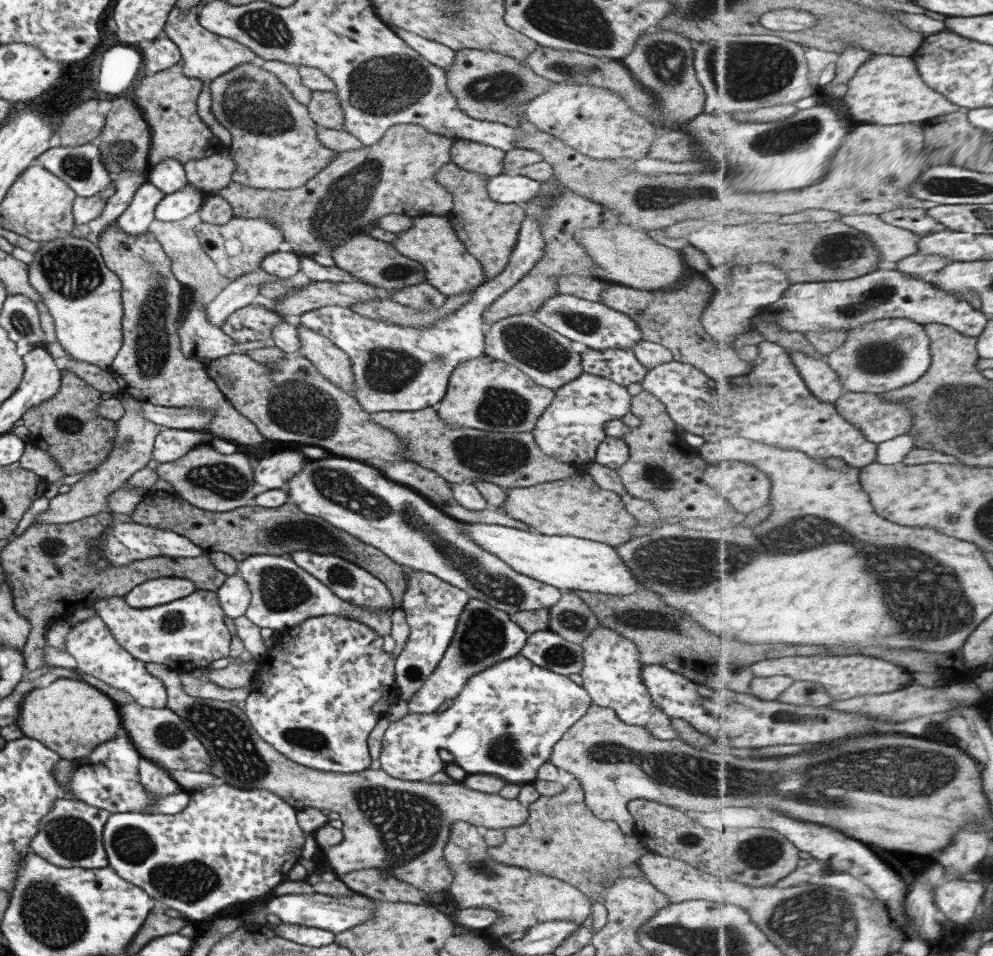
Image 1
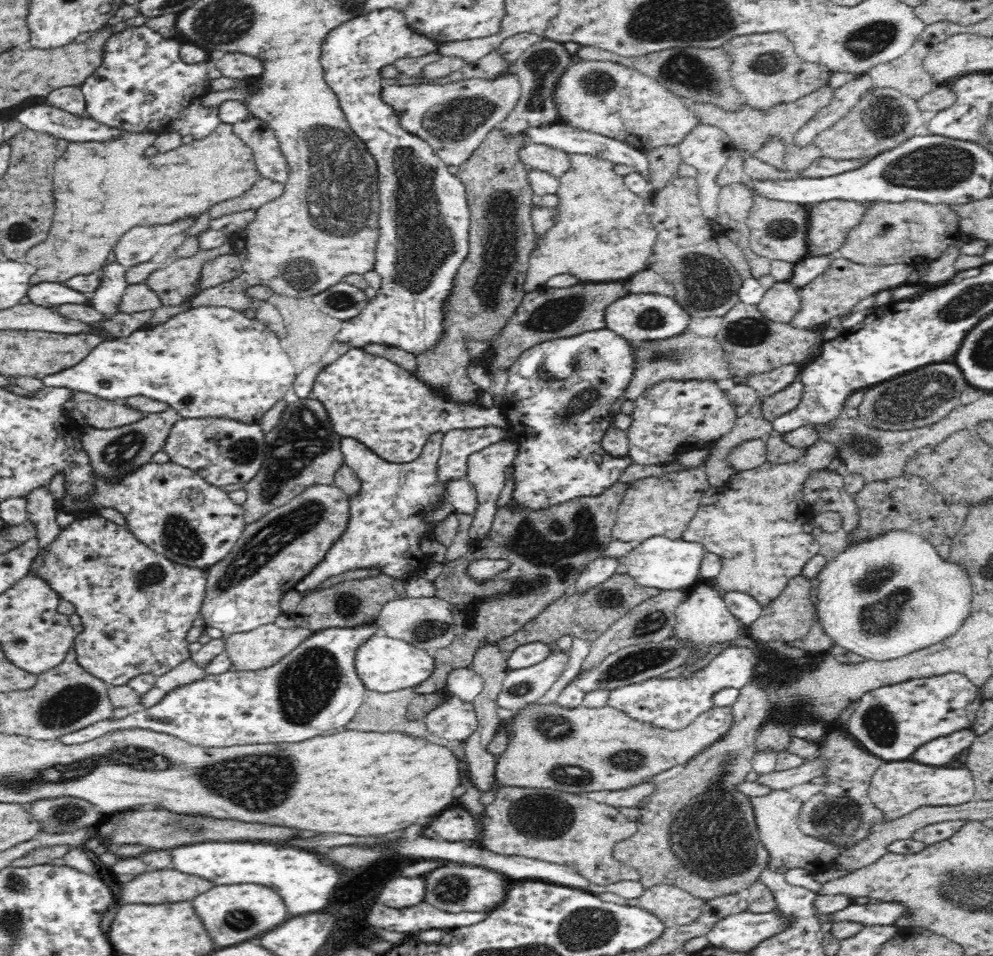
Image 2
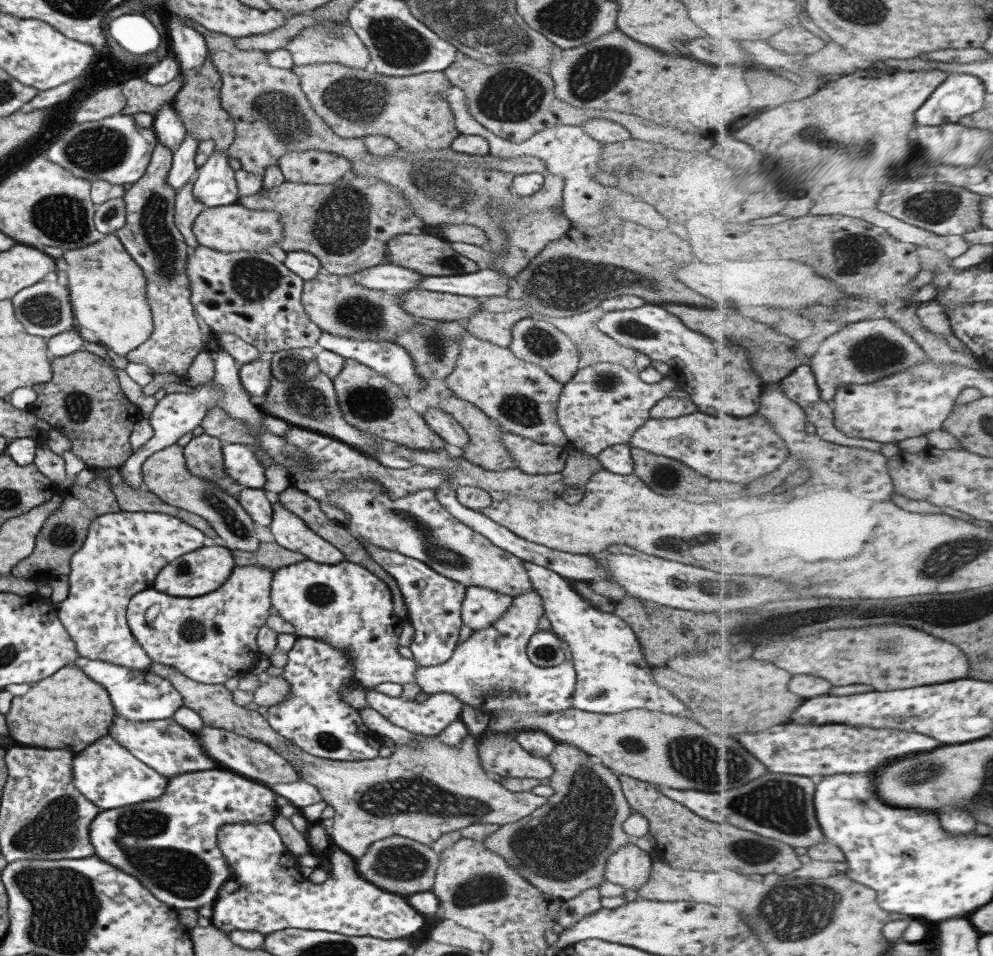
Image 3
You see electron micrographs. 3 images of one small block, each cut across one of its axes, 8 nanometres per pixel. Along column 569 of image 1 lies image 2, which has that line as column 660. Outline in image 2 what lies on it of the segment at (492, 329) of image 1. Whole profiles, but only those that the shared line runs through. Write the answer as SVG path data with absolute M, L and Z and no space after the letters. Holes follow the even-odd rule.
M688 328L684 335L672 339L644 343L656 345L653 349L644 348L644 346L634 347L638 370L634 372L634 378L625 392L624 400L634 401L640 394L644 394L649 386L666 379L714 379L718 381L722 378L732 378L737 384L737 378L733 376L733 371L727 365L725 354L718 342L696 336L691 328Z

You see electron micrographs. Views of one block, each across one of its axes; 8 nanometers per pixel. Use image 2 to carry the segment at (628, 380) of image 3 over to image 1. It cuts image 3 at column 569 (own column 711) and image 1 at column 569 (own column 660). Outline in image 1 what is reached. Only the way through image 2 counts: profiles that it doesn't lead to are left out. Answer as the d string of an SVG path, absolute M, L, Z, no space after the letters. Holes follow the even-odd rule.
M582 372L554 390L554 398L539 415L531 434L541 452L578 467L594 460L597 445L606 437L604 425L629 413L629 405L631 397L626 387L616 385L607 378Z

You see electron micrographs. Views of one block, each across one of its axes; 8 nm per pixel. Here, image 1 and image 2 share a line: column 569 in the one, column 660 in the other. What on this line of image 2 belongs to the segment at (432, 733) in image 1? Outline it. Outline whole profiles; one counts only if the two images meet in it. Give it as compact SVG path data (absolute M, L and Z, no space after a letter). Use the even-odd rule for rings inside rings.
M734 645L719 653L700 672L694 672L686 678L665 680L650 678L644 682L618 687L609 694L608 705L626 711L634 719L654 723L666 729L678 730L689 725L705 710L714 707L711 698L719 688L741 689L748 684L757 675L756 664L757 658L750 646Z

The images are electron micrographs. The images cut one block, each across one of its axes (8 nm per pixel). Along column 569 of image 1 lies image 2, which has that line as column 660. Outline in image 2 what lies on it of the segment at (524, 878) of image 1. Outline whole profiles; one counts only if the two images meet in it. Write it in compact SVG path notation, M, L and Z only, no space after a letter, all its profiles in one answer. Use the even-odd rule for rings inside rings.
M659 885L646 889L639 898L628 900L629 904L652 913L665 927L675 927L678 925L687 925L700 916L705 901L700 898L694 898L684 890L674 886Z

